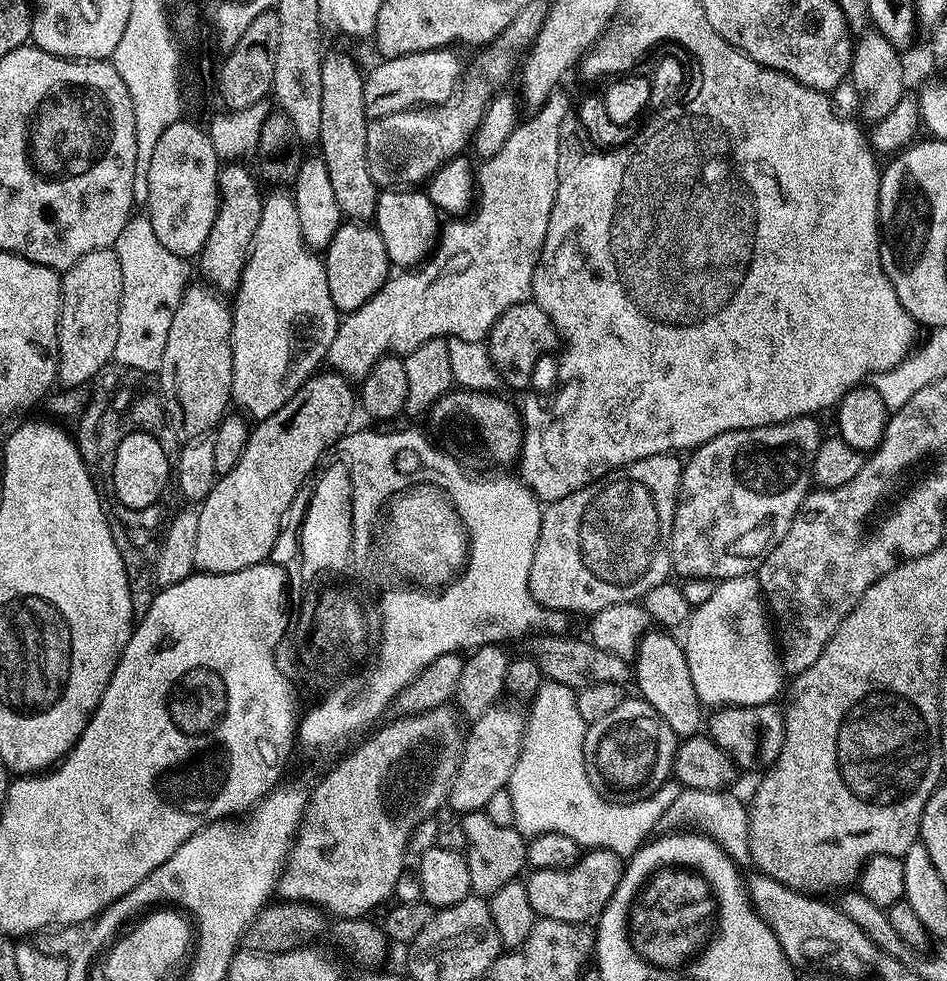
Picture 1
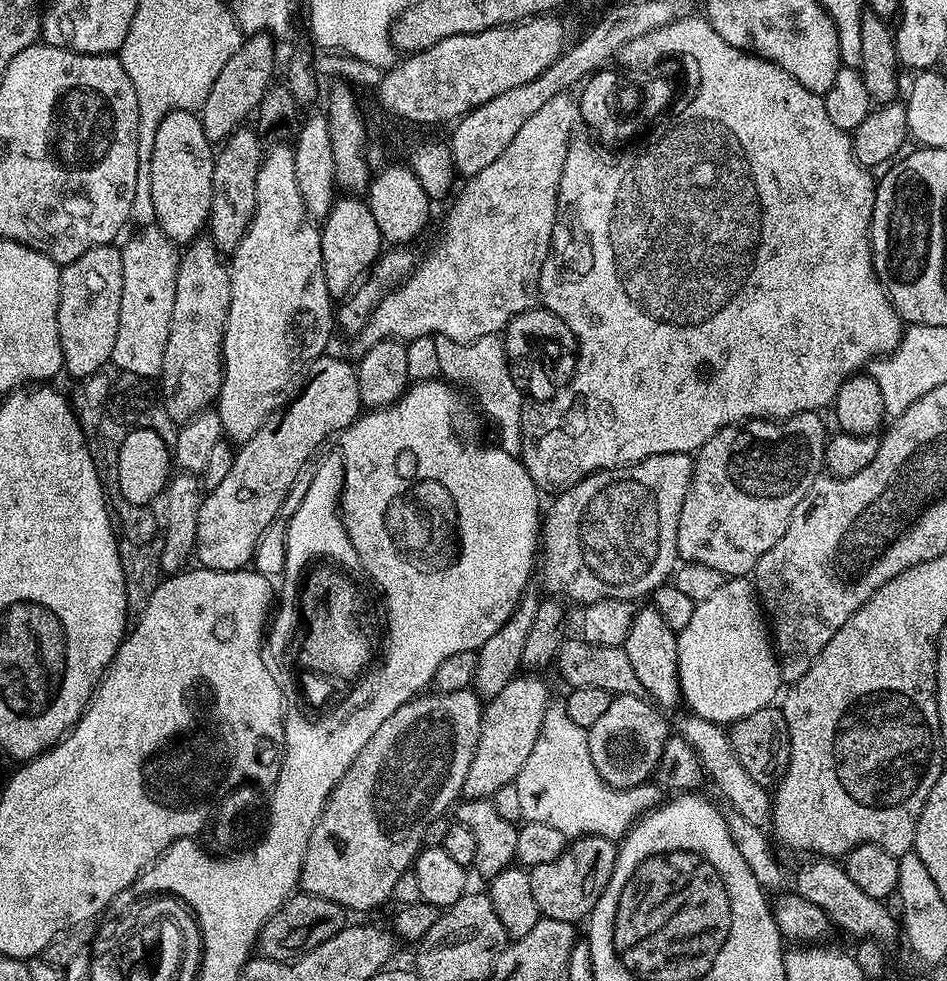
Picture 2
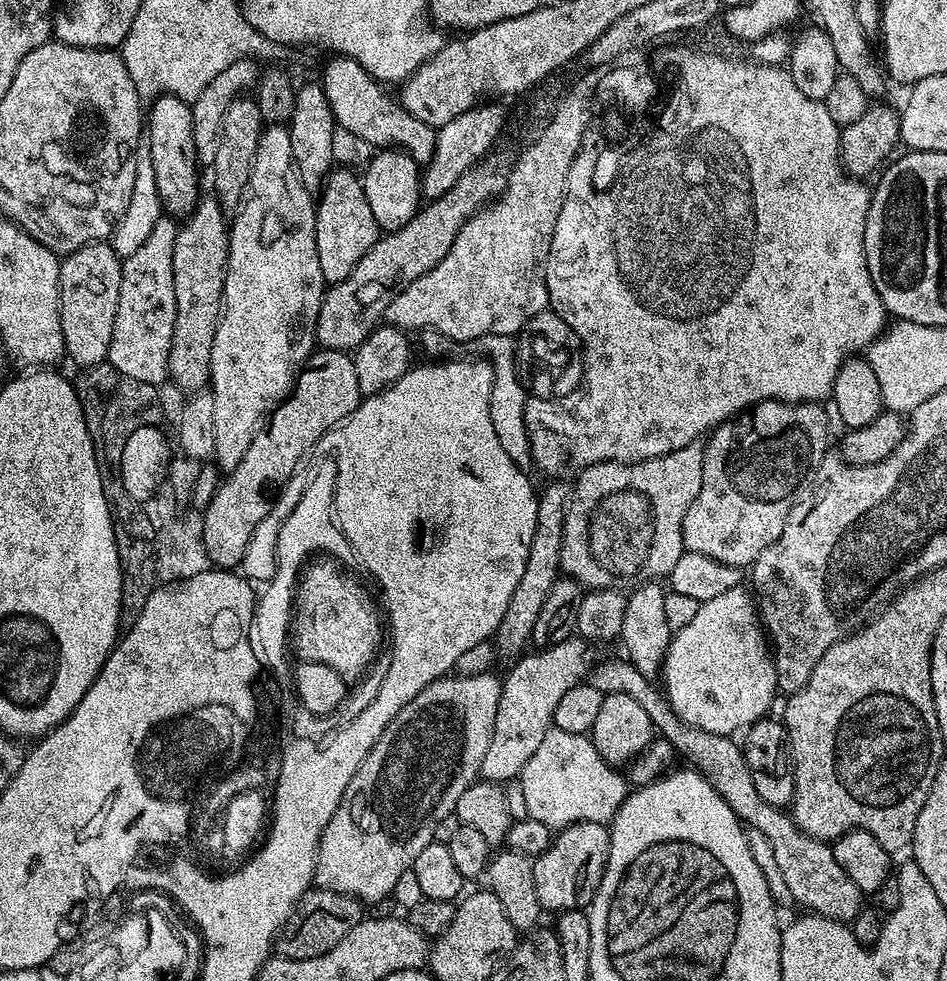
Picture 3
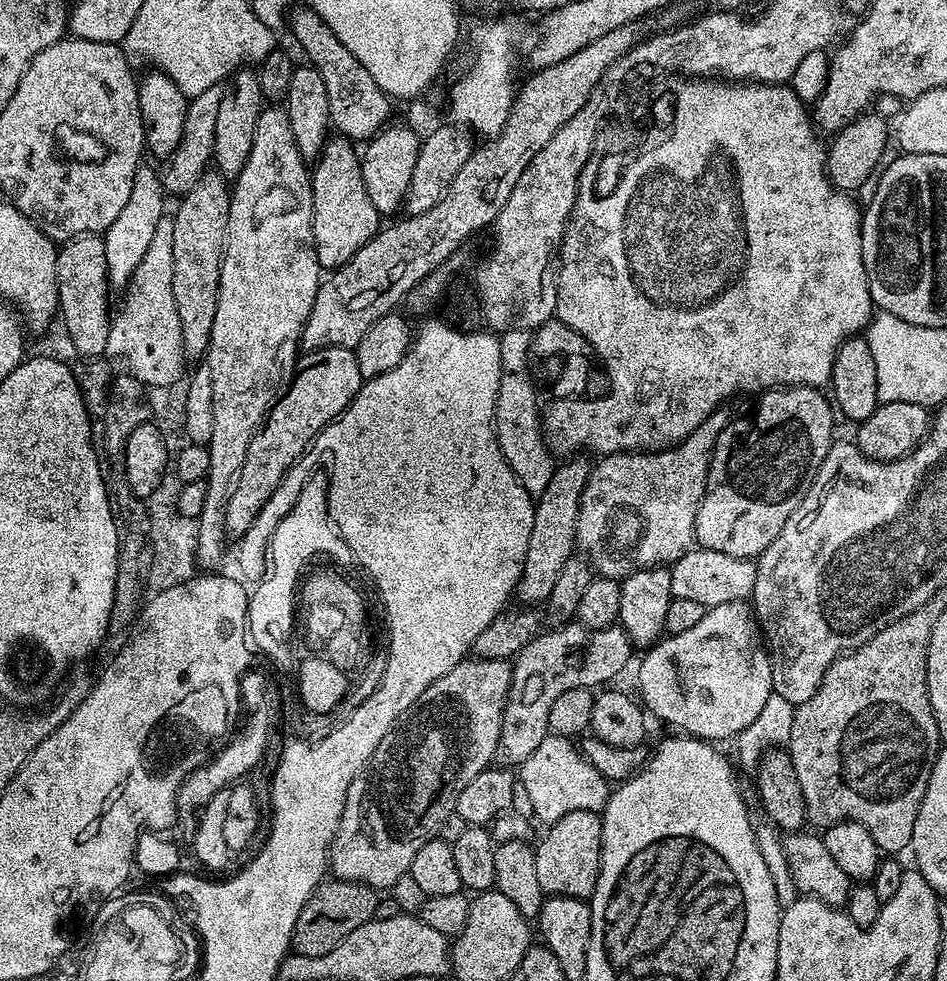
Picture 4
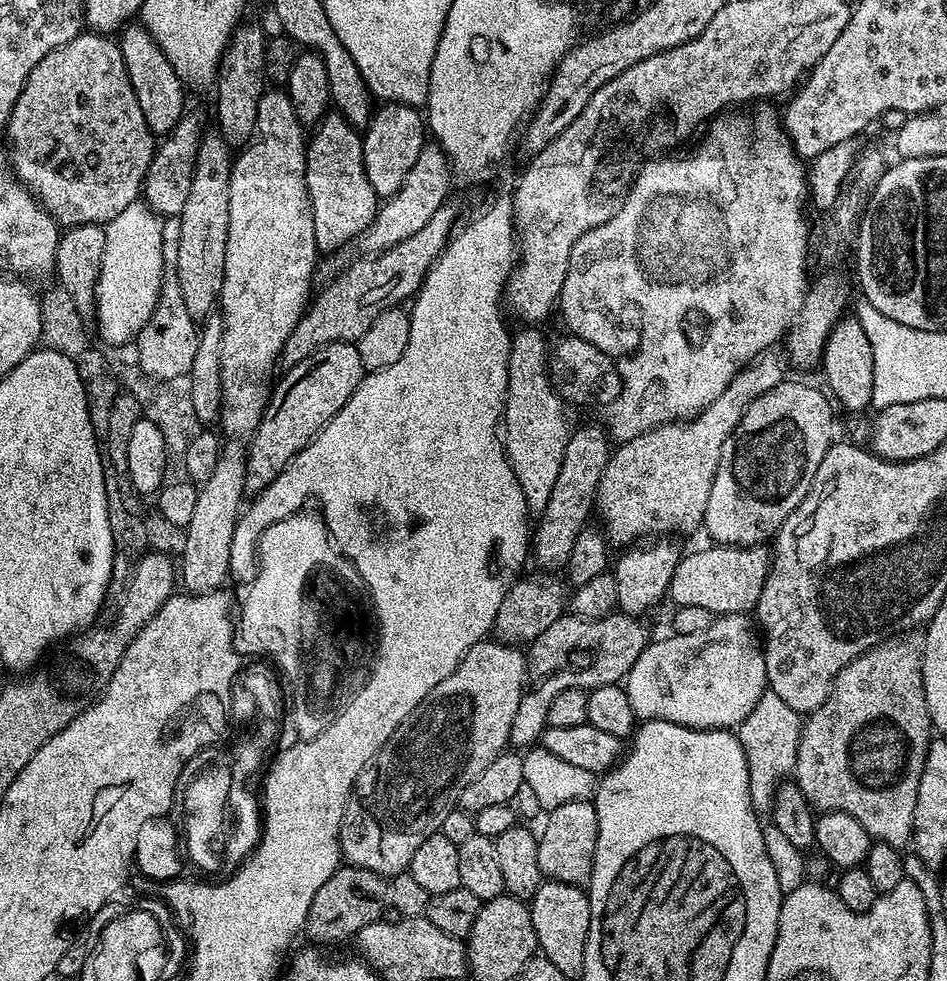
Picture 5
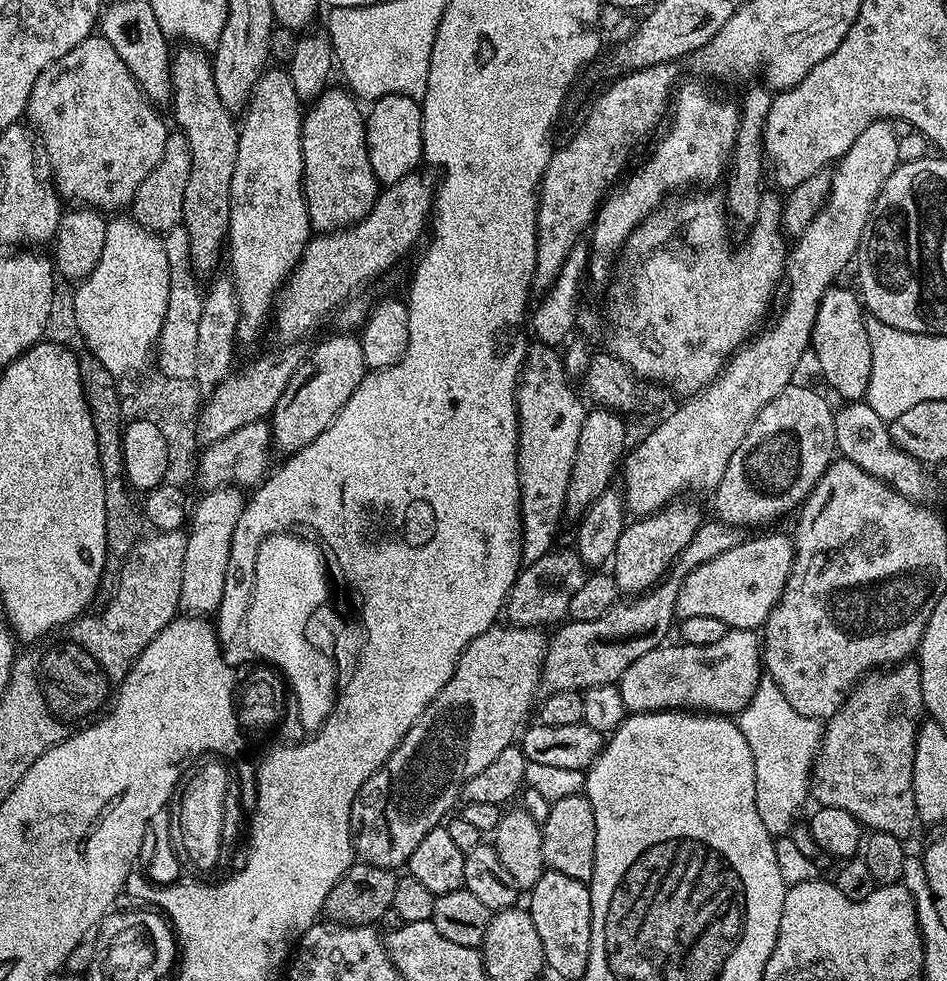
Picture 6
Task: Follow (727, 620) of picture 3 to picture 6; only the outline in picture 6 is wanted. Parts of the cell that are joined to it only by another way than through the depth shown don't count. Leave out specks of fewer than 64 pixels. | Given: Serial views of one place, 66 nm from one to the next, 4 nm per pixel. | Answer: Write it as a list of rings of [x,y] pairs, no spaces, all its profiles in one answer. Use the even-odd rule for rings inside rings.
[[[725,630],[718,642],[706,646],[672,643],[642,654],[642,658],[620,676],[618,687],[629,713],[691,710],[731,717],[754,698],[754,690],[758,690],[762,679],[762,640],[755,631]]]

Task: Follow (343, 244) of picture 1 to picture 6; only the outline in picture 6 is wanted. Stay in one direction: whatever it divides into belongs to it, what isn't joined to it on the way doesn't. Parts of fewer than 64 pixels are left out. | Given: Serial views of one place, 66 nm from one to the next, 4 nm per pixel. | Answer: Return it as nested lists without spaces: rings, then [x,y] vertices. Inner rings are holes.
[[[329,86],[324,89],[323,94],[317,100],[311,101],[310,107],[304,112],[304,125],[302,126],[302,158],[304,159],[304,201],[308,207],[308,217],[312,223],[313,229],[317,233],[327,234],[329,232],[337,232],[340,228],[349,228],[351,224],[357,224],[364,215],[368,213],[374,206],[378,195],[378,181],[374,170],[370,166],[370,154],[368,153],[368,143],[366,142],[366,130],[364,125],[366,123],[365,113],[360,112],[361,105],[358,103],[357,97],[353,96],[347,87]]]

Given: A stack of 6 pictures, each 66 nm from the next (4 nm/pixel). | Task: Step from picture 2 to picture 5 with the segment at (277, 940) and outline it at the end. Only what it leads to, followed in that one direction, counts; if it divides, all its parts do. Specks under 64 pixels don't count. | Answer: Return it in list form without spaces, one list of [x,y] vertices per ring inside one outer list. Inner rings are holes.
[[[341,866],[330,878],[326,878],[326,886],[322,886],[314,894],[314,902],[310,902],[310,910],[306,914],[303,931],[313,945],[328,946],[339,940],[351,941],[363,928],[376,923],[385,915],[388,902],[388,881],[365,868]]]

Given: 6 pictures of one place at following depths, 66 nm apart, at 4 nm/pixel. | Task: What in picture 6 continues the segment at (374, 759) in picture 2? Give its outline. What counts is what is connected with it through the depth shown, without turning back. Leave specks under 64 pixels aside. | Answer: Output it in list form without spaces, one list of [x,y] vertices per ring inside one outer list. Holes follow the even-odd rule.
[[[500,627],[486,629],[464,647],[450,682],[438,690],[390,758],[358,790],[352,807],[352,838],[355,855],[363,863],[393,870],[399,869],[399,864],[400,867],[407,865],[418,842],[422,842],[430,830],[441,827],[449,815],[447,812],[457,807],[456,799],[461,799],[464,783],[486,770],[506,746],[513,744],[518,729],[529,719],[528,707],[538,696],[549,637],[543,636],[545,633],[539,628]]]

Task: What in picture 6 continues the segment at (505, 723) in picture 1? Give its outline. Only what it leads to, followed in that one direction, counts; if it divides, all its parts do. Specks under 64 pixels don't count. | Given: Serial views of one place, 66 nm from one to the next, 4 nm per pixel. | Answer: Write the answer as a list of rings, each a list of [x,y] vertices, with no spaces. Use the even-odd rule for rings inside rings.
[[[719,518],[705,519],[696,537],[688,543],[686,550],[678,554],[668,570],[668,575],[660,583],[655,584],[647,592],[633,595],[629,604],[618,602],[602,618],[593,620],[569,619],[561,623],[551,633],[548,641],[548,653],[544,656],[544,669],[540,672],[541,693],[557,692],[567,688],[583,690],[594,686],[616,684],[642,654],[650,654],[650,650],[661,647],[669,639],[668,631],[673,631],[677,619],[676,603],[678,590],[682,590],[682,582],[694,569],[702,566],[718,554],[726,550],[734,550],[742,542],[741,529],[733,524],[726,524]]]

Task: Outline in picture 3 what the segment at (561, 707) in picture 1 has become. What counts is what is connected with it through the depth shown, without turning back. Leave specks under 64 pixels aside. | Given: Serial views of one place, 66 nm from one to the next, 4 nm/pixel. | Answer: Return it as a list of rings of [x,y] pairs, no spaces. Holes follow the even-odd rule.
[[[550,727],[546,730],[546,738],[542,738],[538,750],[526,762],[519,774],[519,782],[526,797],[528,819],[542,822],[548,828],[559,830],[578,822],[598,822],[608,824],[622,802],[628,797],[630,785],[623,775],[620,776],[613,765],[606,763],[602,754],[592,745],[591,739],[585,734],[569,734],[567,730]]]

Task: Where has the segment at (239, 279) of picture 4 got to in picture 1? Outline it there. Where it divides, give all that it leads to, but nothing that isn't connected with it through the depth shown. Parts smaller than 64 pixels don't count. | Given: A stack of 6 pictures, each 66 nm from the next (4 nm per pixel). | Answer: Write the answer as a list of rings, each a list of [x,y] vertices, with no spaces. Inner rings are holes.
[[[287,191],[267,193],[264,196],[262,206],[262,218],[258,218],[258,230],[252,239],[252,249],[248,252],[248,260],[244,264],[244,269],[240,275],[240,286],[234,293],[234,303],[232,310],[232,399],[231,403],[236,404],[241,413],[249,421],[259,422],[270,418],[274,410],[282,410],[290,398],[301,388],[311,376],[325,363],[330,348],[330,342],[334,342],[334,334],[338,330],[342,319],[341,313],[336,311],[334,298],[330,298],[330,286],[326,283],[326,270],[324,261],[313,249],[309,248],[308,243],[302,238],[302,226],[298,226],[298,210],[294,206],[291,195]]]

